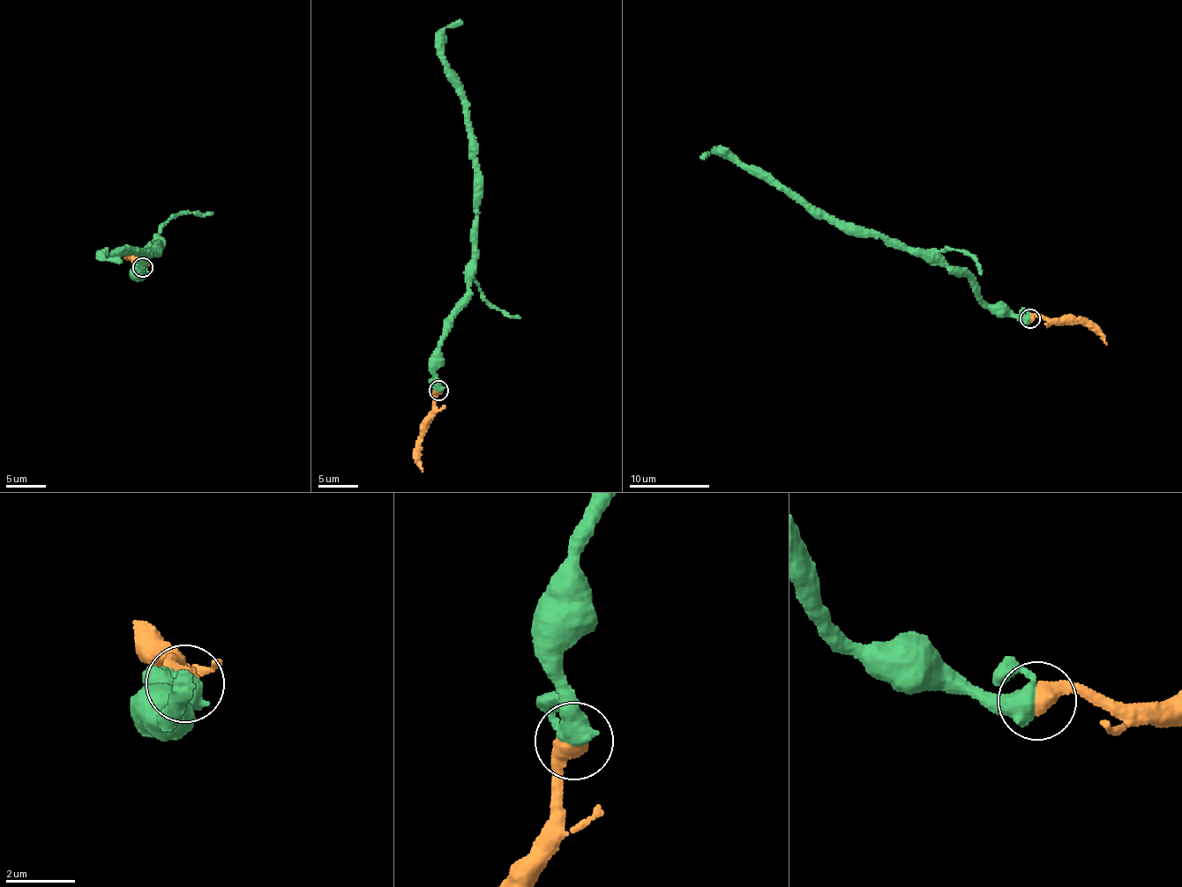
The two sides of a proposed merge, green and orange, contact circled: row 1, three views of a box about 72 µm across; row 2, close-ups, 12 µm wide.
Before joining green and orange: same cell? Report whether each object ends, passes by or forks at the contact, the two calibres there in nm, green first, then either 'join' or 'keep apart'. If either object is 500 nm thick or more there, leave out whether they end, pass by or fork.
500 nm thick on the green side, 550 nm on the other; join

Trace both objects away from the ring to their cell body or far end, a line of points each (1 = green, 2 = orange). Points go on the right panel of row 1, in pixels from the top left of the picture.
1: (1029, 319), (999, 314), (982, 300), (976, 280), (919, 253), (816, 218), (736, 160), (712, 153), (702, 157)
2: (1029, 319), (1088, 324), (1106, 345)

